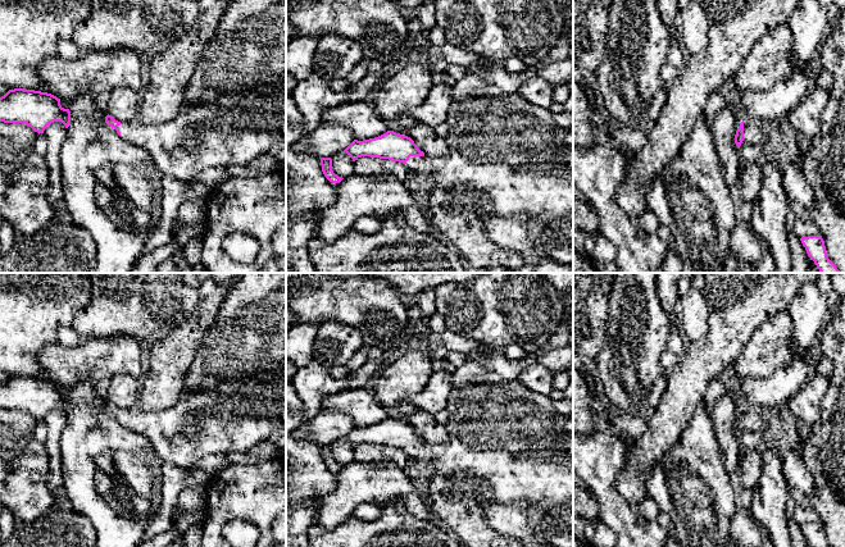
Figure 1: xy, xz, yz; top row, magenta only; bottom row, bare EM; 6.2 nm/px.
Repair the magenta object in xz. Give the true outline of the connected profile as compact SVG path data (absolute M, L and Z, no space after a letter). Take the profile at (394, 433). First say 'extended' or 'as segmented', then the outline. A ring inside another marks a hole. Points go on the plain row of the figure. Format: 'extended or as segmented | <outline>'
extended | M467 361L453 373L451 392L446 410L450 414L446 430L449 441L444 445L430 445L418 436L414 428L394 418L358 428L354 427L344 438L355 448L362 443L389 446L403 450L410 459L422 465L433 464L435 471L444 475L474 475L486 482L489 497L494 502L512 505L527 501L528 505L544 505L544 512L573 501L573 436L571 420L556 407L549 396L526 388L518 379L505 379L498 373L474 361Z

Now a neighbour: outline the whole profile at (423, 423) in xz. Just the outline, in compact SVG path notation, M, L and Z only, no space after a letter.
M418 410L408 418L409 424L424 442L430 445L444 445L449 441L446 427L437 423L432 414Z

